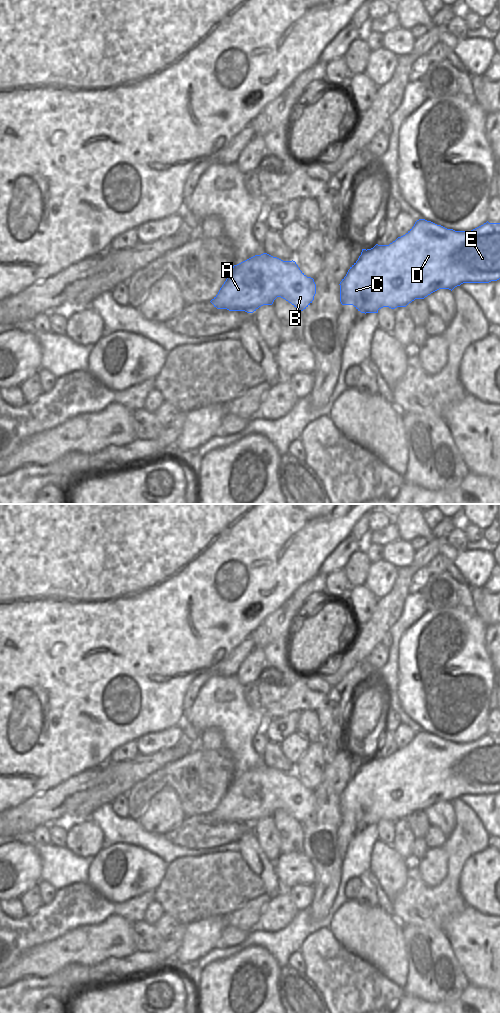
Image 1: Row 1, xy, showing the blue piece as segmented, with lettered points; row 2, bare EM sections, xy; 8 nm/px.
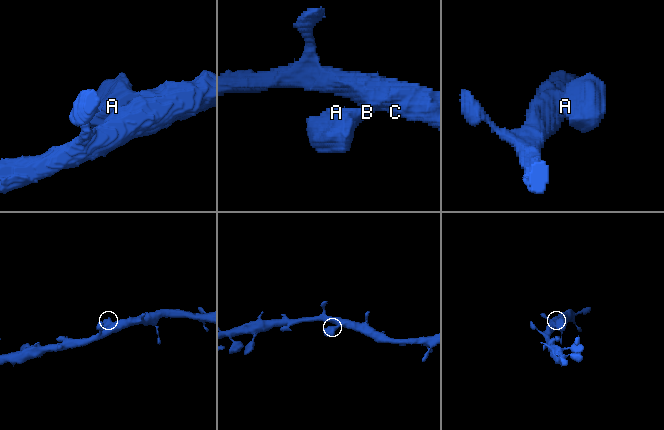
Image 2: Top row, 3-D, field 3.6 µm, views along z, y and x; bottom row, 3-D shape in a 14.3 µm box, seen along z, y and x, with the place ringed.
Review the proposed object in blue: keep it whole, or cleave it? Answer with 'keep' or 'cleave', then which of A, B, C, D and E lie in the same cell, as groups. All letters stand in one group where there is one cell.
keep; A B C D E

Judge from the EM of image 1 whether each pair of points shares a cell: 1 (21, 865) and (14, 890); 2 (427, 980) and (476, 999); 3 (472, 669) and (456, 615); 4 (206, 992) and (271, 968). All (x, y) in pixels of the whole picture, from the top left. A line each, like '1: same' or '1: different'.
1: same
2: different
3: same
4: same

